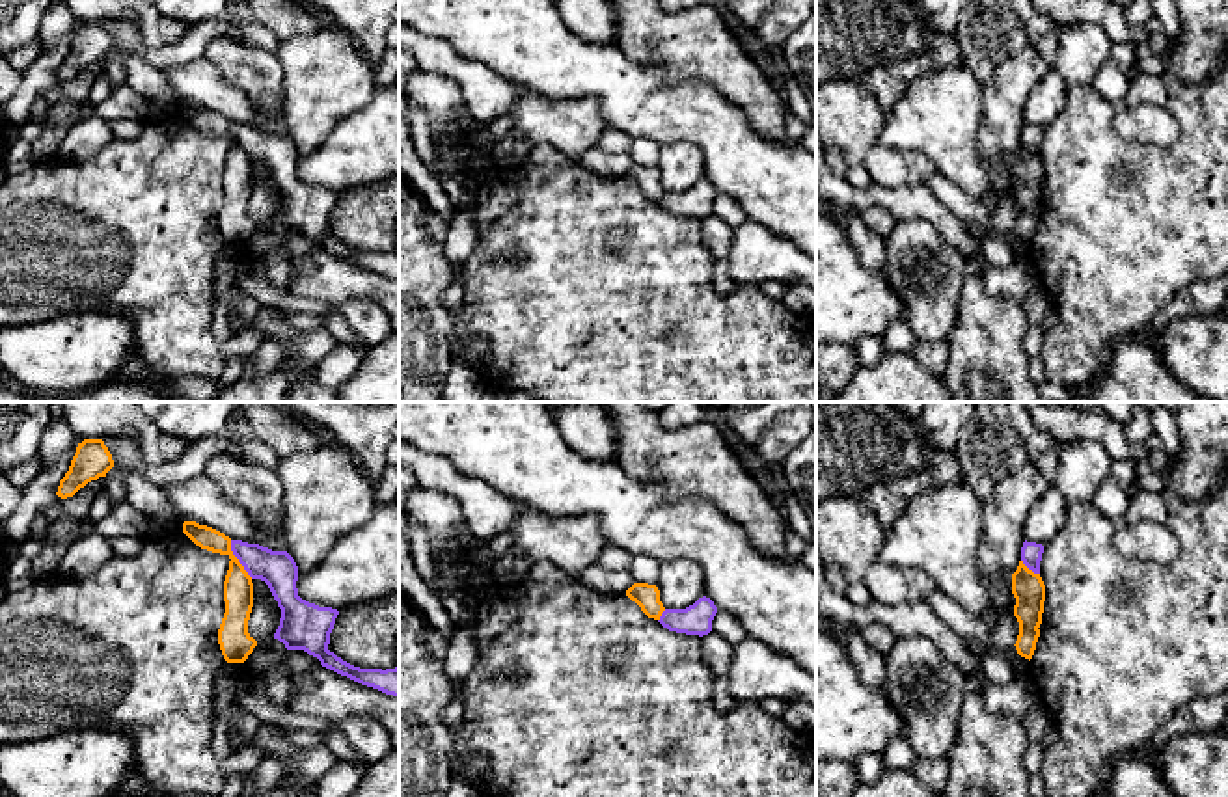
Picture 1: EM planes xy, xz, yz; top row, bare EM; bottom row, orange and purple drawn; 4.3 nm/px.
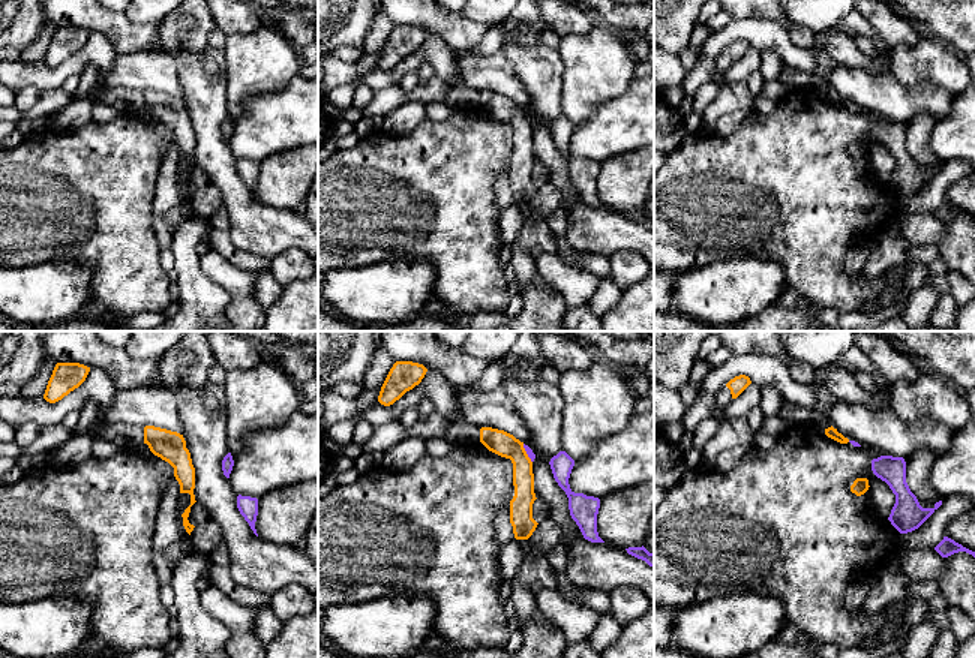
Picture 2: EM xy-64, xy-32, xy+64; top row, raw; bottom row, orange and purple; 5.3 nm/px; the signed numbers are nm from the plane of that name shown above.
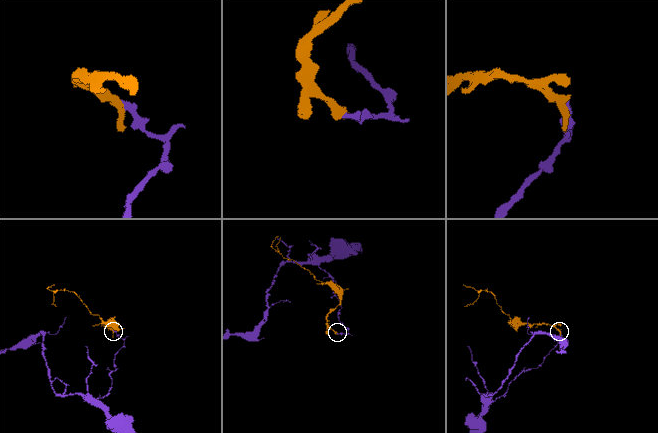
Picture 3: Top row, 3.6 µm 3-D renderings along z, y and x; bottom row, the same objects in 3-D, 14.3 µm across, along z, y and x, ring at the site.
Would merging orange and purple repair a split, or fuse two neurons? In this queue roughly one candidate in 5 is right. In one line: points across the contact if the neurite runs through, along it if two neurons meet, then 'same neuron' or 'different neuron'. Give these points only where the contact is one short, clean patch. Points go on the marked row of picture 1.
border xy (230, 540), (231, 553), (252, 578); different neuron

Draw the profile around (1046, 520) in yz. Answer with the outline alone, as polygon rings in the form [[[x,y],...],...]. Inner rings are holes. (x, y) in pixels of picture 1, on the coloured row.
[[[1051,484],[1027,516],[1025,540],[1042,546],[1055,540],[1064,529],[1068,510],[1068,499],[1055,484]]]

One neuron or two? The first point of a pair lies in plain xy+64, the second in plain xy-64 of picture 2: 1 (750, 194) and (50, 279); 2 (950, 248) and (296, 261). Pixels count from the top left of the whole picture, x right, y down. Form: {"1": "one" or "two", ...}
{"1": "two", "2": "one"}

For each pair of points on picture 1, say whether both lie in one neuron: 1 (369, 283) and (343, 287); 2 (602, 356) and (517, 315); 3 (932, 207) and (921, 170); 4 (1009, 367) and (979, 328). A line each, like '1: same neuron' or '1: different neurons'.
1: same neuron
2: same neuron
3: different neurons
4: same neuron

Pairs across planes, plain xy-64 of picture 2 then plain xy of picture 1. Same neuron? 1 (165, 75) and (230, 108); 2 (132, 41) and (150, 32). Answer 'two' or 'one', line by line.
1: one
2: one

